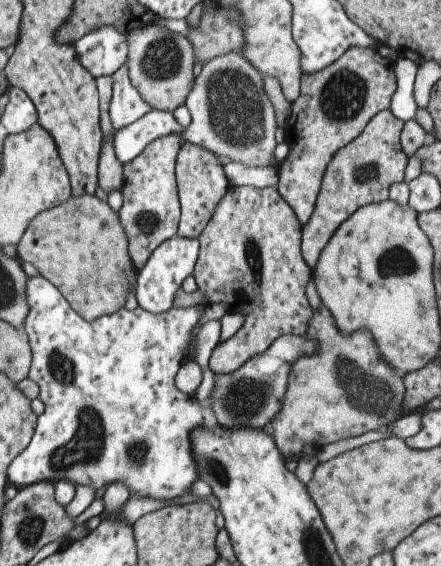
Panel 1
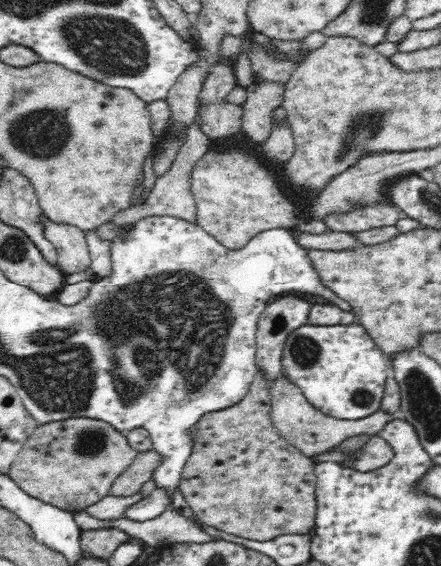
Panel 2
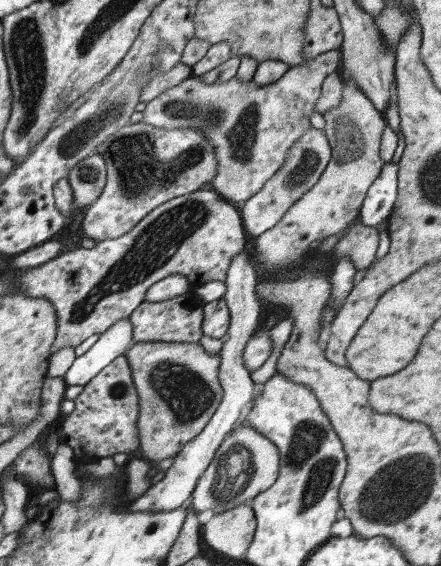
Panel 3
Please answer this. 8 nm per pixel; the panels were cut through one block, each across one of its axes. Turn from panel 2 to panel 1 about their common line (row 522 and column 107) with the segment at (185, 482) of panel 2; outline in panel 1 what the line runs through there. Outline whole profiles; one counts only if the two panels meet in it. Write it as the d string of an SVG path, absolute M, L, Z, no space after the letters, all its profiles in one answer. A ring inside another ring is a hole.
M95 196L69 198L57 208L39 212L17 244L17 258L19 262L29 262L39 272L39 276L49 280L63 294L71 310L75 310L75 314L79 314L87 322L121 310L127 292L133 290L137 280L137 270L127 252L127 236L123 226L119 224L119 212L113 214L107 202L101 202Z

